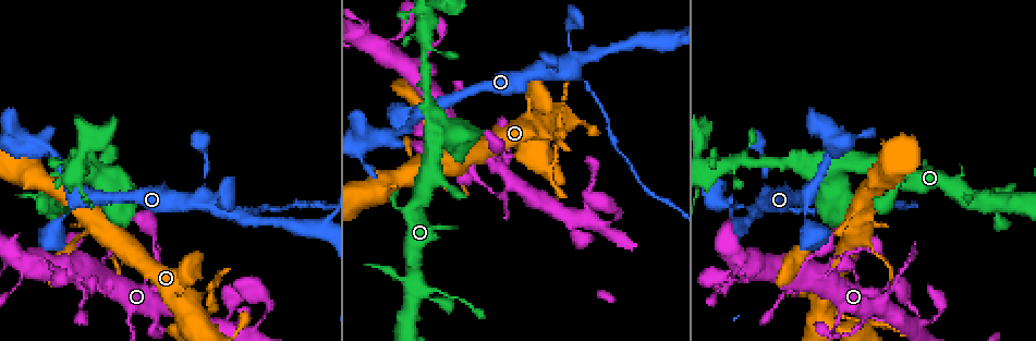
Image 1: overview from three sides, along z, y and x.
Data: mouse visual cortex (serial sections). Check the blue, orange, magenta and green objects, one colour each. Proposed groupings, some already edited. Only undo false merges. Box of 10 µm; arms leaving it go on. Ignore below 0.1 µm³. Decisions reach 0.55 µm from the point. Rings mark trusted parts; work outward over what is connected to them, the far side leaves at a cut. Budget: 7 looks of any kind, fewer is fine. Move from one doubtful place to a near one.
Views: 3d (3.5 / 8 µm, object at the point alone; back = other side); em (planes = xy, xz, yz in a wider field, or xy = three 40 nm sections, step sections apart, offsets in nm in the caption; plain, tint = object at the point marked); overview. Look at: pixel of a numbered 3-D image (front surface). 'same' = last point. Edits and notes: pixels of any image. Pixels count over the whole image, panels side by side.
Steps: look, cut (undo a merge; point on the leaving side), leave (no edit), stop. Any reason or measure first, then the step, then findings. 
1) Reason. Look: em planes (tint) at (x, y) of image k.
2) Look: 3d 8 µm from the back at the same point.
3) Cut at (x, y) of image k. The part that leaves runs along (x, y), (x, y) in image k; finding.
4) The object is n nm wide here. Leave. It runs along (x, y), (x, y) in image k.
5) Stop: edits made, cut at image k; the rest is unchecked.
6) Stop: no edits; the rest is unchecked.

Looks like a crossing. Look: 3d 8 µm at (576, 62) of image 1.

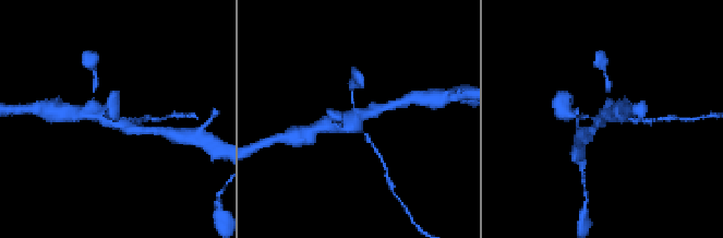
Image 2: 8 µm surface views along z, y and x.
4 arms meet here; the arms are 150, 150, 250, 450 nm wide. Look: em xy step 2 (tint) at the same point.

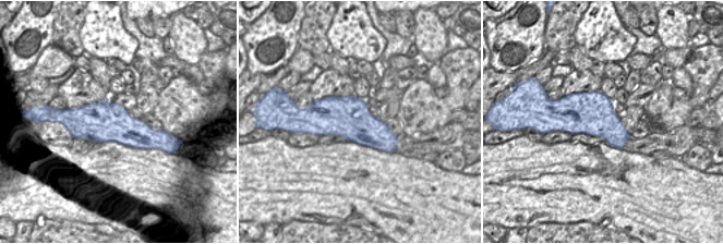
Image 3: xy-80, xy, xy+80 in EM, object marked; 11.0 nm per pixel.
Cut at (635, 120) of image 2. The part that leaves runs along (364, 134), (380, 154), (386, 171) in image 2; a second cell is stuck on.

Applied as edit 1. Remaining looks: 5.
Thin arm on a thick one. Look: 3d 3.5 µm at (427, 16) of image 1.

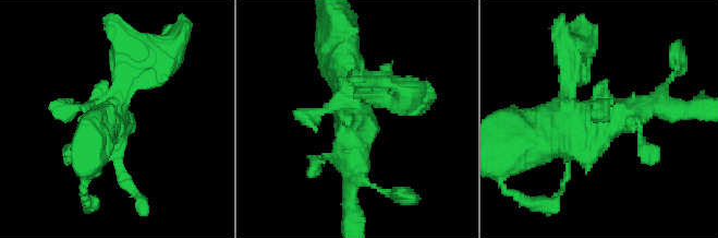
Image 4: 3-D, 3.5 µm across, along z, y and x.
Shape alone is not enough. Look: em xy step 5 (tint) at (353, 114) of image 4.

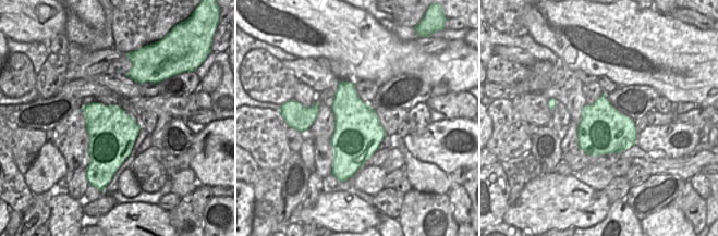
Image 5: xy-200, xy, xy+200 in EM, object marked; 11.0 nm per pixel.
Leave. It runs along (647, 107), (577, 123), (575, 70) in image 4; one cell here.

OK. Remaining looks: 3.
Abrupt turn. Look: 3d 3.5 µm at (382, 48) of image 1.

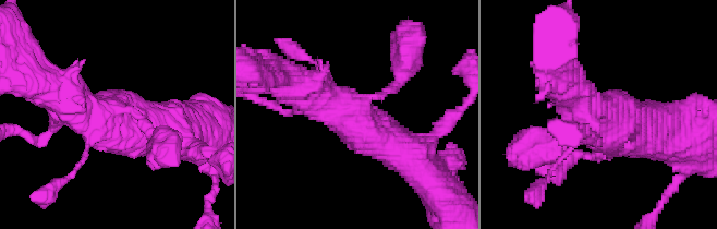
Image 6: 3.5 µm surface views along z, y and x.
Shape alone is not enough. Look: em xy step 1 (tint) at (360, 108) of image 6.

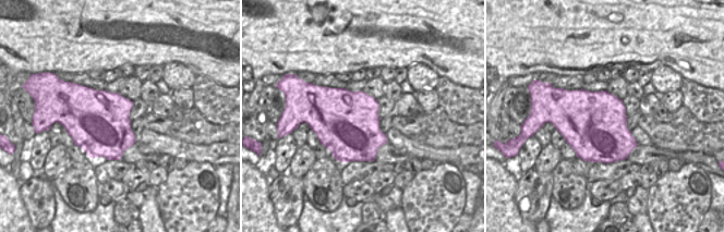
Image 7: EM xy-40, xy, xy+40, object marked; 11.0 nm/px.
4 arms meet here. Leave. It runs along (640, 127), (582, 107), (562, 144) in image 6; continuous, no second cell.

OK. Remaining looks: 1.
Stop: edits made, cut at image 2; the rest is unchecked.

